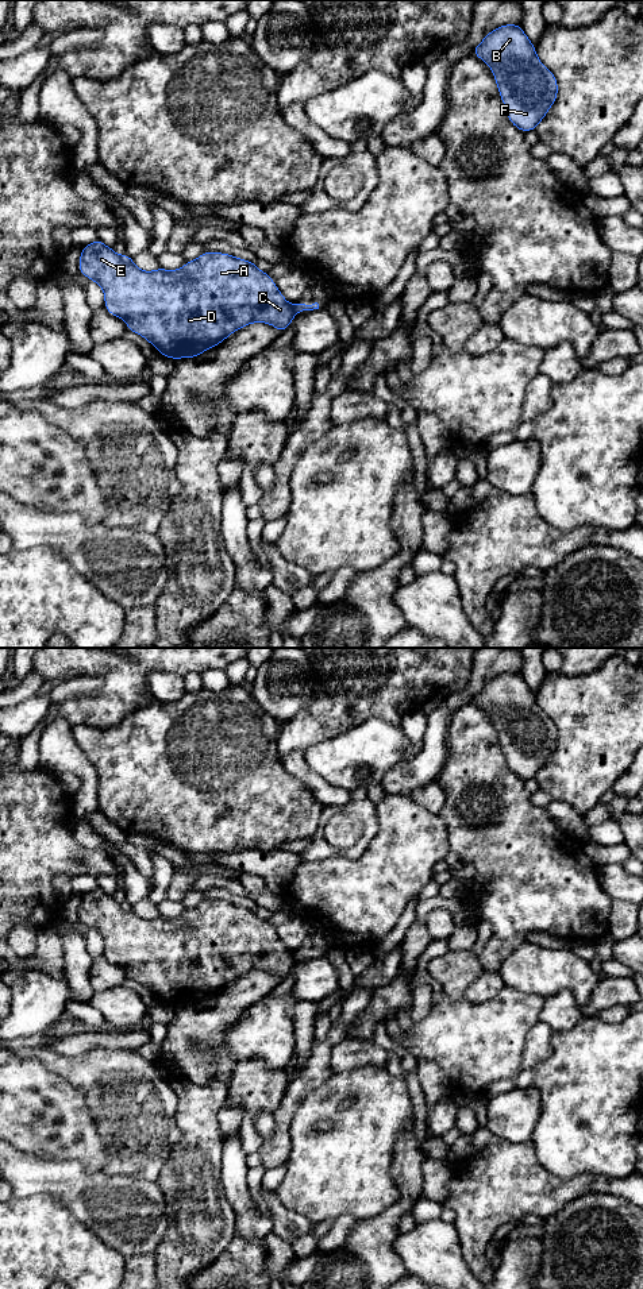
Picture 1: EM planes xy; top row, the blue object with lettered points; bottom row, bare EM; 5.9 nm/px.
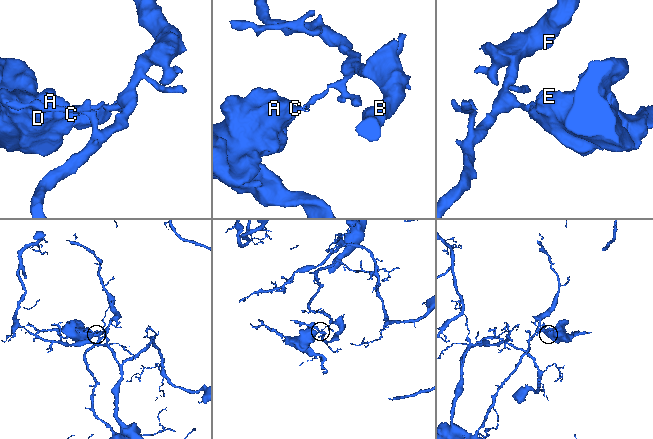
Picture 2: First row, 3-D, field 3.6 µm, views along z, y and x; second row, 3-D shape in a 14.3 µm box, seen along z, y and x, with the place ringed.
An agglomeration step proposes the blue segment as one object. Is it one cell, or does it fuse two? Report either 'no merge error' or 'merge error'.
merge error

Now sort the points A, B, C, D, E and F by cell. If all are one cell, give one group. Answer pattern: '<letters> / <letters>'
A C D E / B F

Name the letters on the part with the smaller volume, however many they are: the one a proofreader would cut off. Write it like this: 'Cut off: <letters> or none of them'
Cut off: A, C, D, E

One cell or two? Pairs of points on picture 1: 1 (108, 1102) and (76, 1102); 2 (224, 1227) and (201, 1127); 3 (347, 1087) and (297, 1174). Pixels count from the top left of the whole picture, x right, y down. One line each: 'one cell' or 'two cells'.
1: two cells
2: one cell
3: one cell

